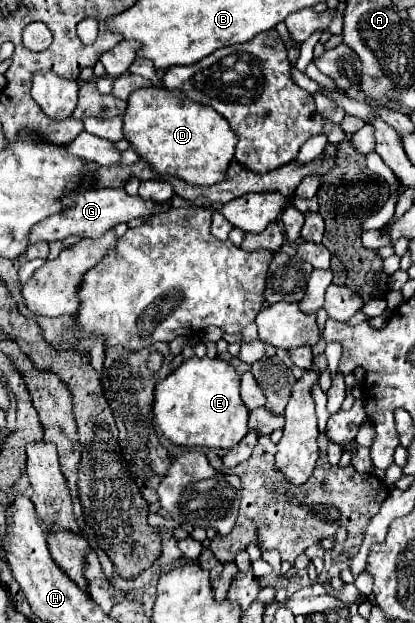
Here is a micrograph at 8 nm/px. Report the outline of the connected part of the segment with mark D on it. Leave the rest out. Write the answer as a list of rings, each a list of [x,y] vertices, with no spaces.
[[[154,85],[136,89],[128,97],[128,109],[124,113],[124,135],[132,143],[136,153],[148,163],[152,163],[156,171],[160,171],[162,175],[180,177],[192,185],[212,185],[224,181],[236,147],[236,135],[232,135],[228,121],[220,113],[216,113],[212,107],[194,103],[182,91],[168,91]]]

